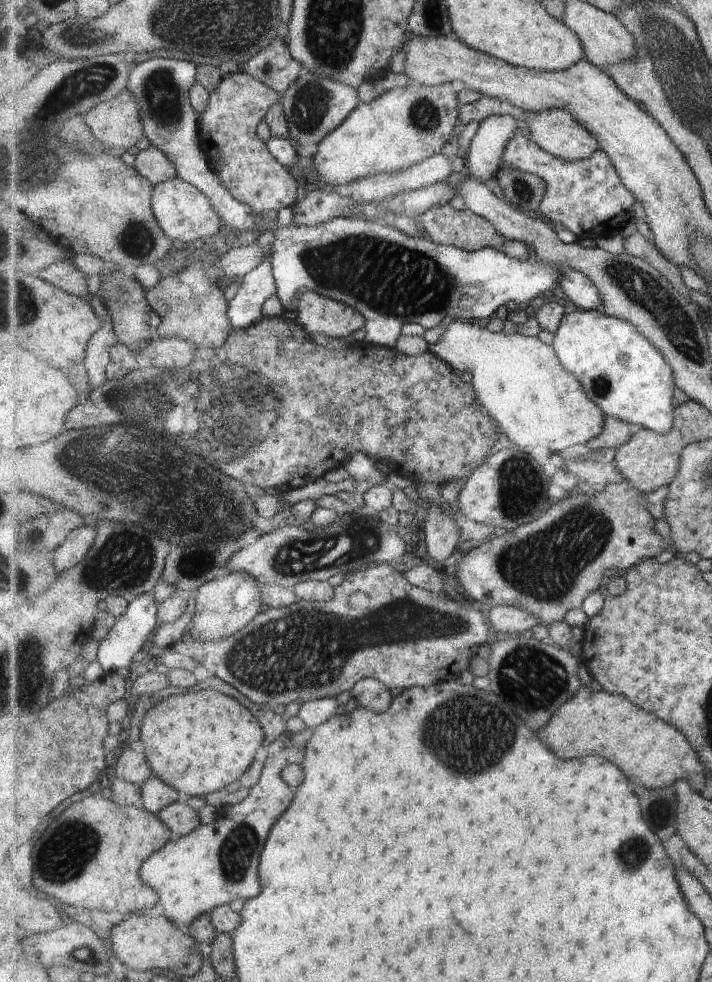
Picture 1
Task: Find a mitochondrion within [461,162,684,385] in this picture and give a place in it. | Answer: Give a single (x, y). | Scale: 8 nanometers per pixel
(524, 193)

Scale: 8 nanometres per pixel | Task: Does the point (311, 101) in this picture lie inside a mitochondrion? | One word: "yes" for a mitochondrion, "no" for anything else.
yes

